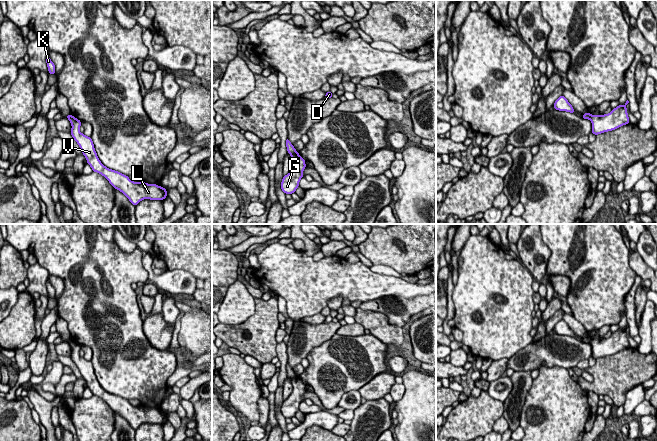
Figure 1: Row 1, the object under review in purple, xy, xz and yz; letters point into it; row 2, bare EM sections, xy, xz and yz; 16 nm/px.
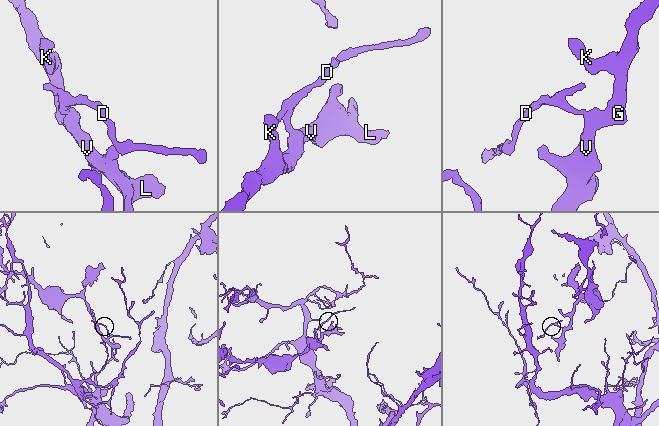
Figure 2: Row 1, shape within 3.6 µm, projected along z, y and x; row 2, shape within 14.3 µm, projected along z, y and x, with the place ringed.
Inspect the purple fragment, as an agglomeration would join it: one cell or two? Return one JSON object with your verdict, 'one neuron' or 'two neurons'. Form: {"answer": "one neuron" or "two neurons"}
{"answer": "two neurons"}

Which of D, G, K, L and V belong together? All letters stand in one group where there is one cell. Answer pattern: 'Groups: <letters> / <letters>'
Groups: D / G K L V

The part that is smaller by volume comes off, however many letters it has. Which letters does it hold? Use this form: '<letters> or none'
D

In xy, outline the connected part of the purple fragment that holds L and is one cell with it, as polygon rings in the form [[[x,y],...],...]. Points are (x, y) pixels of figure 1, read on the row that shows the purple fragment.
[[[72,115],[68,119],[72,125],[70,134],[79,145],[92,170],[103,175],[115,189],[126,195],[134,206],[143,199],[164,200],[167,197],[167,190],[161,186],[143,181],[133,182],[128,176],[105,167],[97,156],[91,137],[79,131],[81,121]]]

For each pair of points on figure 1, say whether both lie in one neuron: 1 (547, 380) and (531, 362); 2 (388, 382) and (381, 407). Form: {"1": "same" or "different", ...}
{"1": "different", "2": "different"}

